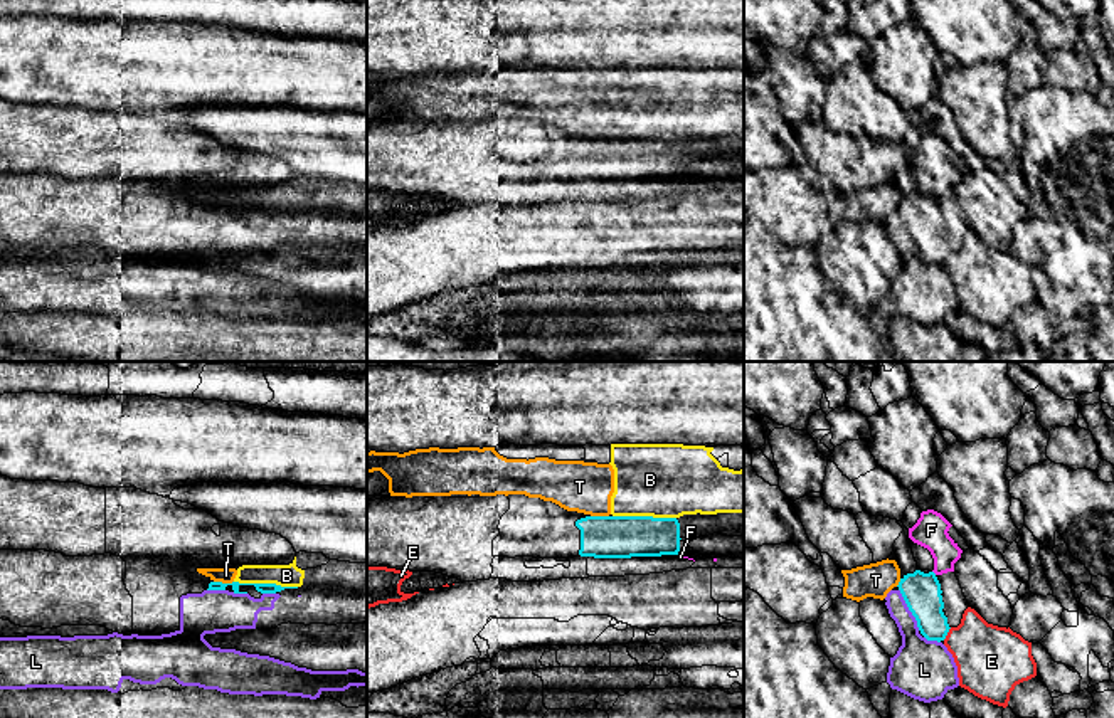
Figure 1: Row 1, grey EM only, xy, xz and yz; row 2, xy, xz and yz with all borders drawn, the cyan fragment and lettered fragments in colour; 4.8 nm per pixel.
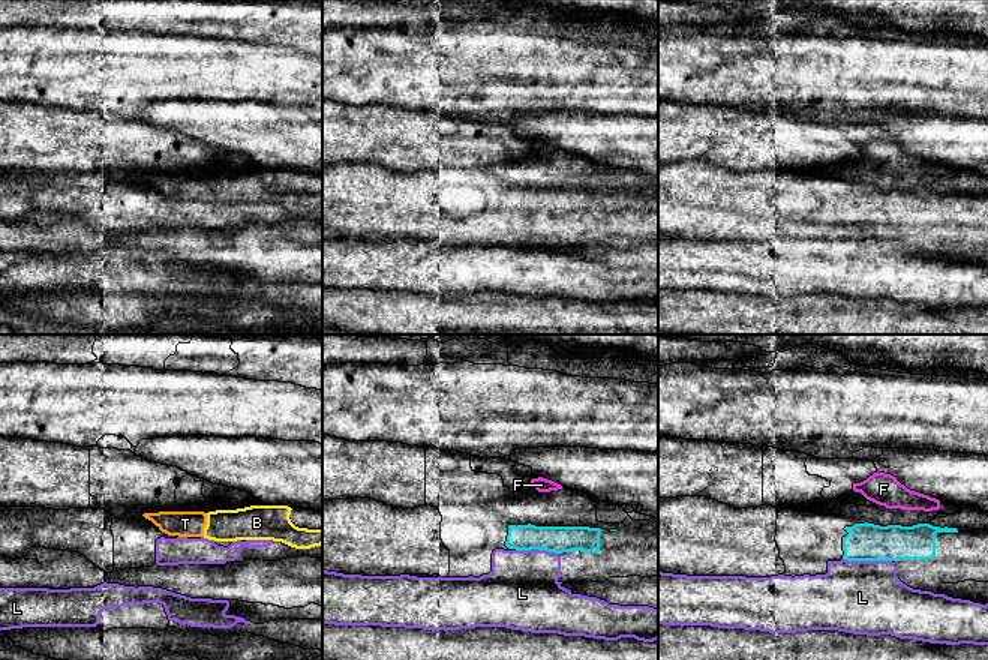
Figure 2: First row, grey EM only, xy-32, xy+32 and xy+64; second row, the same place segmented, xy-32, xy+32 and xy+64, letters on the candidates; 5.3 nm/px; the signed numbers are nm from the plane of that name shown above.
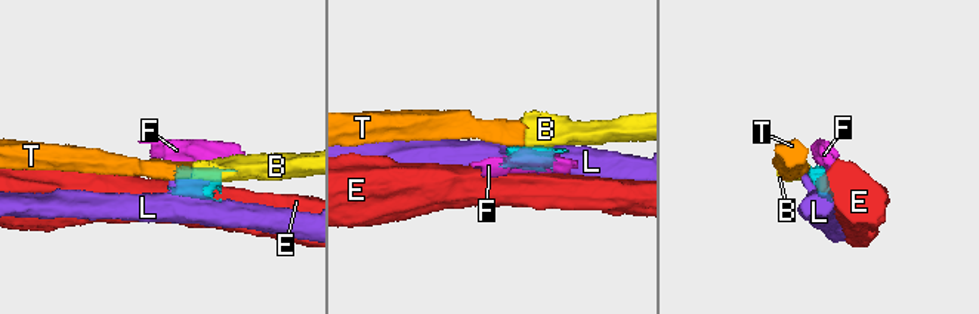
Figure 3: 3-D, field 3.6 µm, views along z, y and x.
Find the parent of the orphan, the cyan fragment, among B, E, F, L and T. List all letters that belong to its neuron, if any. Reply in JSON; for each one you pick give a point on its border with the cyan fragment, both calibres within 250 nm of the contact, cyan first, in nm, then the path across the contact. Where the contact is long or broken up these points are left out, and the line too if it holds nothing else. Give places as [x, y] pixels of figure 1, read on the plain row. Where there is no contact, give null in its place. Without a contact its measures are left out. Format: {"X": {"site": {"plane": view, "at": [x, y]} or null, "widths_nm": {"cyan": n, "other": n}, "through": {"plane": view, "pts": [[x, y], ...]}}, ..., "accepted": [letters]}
{"accepted": []}

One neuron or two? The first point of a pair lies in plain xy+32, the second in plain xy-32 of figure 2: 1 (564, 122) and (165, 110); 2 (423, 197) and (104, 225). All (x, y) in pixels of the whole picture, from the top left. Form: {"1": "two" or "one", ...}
{"1": "one", "2": "one"}

